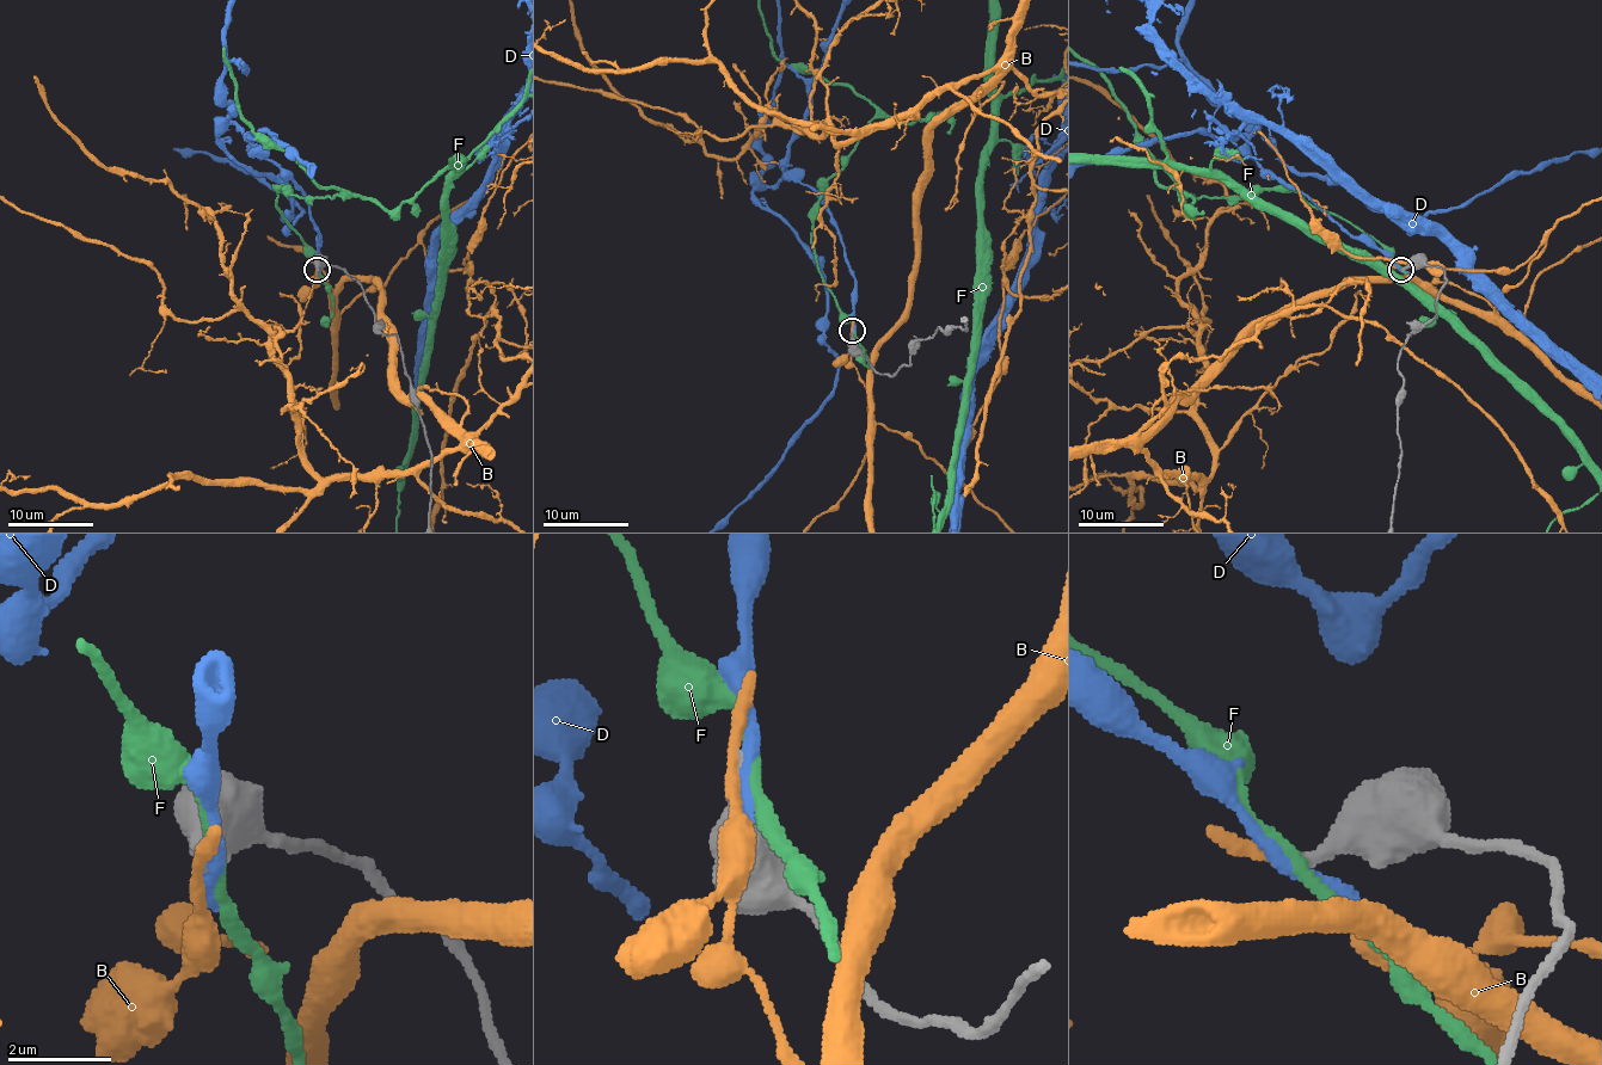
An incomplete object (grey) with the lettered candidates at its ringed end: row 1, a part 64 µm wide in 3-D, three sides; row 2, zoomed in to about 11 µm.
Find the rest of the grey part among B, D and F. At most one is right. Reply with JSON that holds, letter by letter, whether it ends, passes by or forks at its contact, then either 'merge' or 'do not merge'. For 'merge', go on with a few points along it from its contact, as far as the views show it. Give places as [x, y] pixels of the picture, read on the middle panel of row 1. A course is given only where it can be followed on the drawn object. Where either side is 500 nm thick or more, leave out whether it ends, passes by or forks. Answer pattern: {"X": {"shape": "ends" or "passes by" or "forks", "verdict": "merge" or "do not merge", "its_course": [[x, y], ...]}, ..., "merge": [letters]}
{"B": {"shape": "passes by", "verdict": "do not merge"}, "D": {"shape": "passes by", "verdict": "do not merge"}, "F": {"shape": "passes by", "verdict": "do not merge"}, "merge": []}

